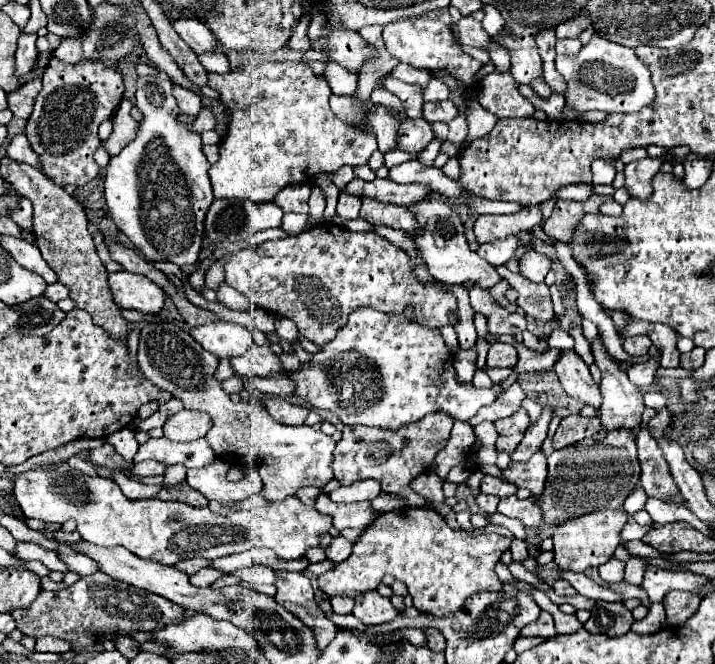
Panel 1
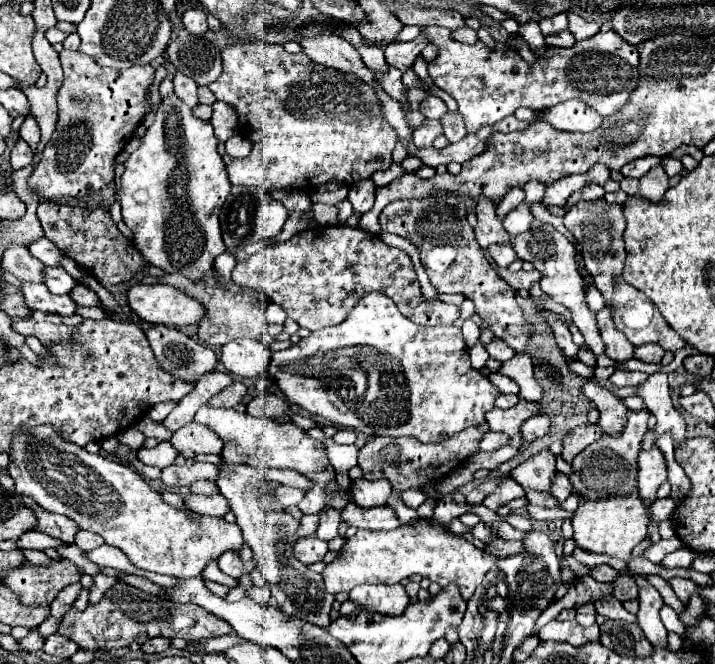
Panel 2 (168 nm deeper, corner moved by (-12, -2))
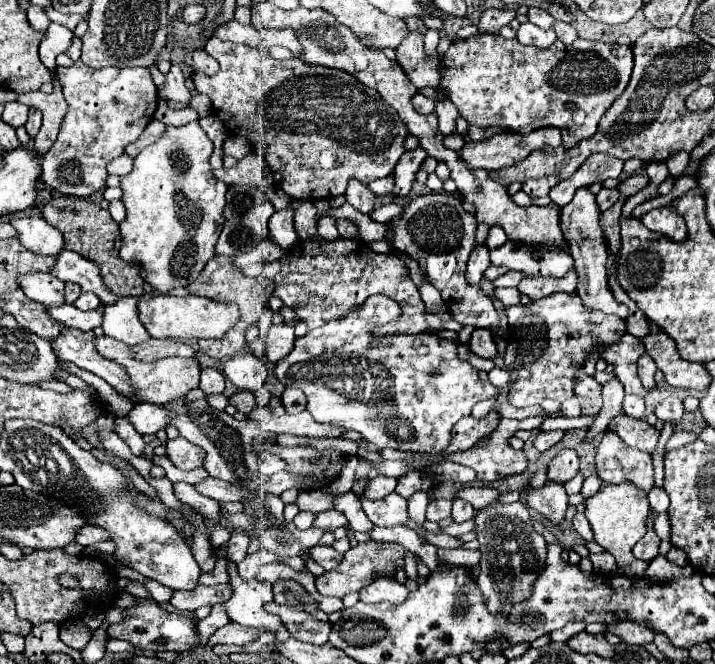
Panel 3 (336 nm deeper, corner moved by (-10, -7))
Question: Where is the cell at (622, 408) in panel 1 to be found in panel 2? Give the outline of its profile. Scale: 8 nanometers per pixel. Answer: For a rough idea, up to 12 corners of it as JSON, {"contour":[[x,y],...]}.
{"contour":[[609,305],[596,314],[606,356],[626,360],[634,346],[616,330]]}

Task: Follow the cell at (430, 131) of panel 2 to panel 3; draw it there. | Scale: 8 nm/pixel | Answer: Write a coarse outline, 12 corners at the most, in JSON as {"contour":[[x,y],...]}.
{"contour":[[422,147],[400,157],[394,175],[394,195],[410,193],[414,175],[426,159]]}

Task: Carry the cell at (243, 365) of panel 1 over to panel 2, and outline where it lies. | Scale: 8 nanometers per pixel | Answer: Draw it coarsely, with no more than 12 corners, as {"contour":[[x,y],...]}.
{"contour":[[384,292],[274,352],[290,402],[434,444],[500,390]]}

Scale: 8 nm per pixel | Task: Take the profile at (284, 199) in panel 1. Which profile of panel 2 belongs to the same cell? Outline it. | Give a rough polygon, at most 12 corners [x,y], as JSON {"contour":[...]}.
{"contour":[[314,204],[316,220],[322,226],[338,224],[336,206]]}

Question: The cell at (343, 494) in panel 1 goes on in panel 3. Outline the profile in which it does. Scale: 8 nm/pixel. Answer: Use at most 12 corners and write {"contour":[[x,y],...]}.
{"contour":[[378,475],[366,485],[370,501],[384,499],[394,491],[394,477]]}

